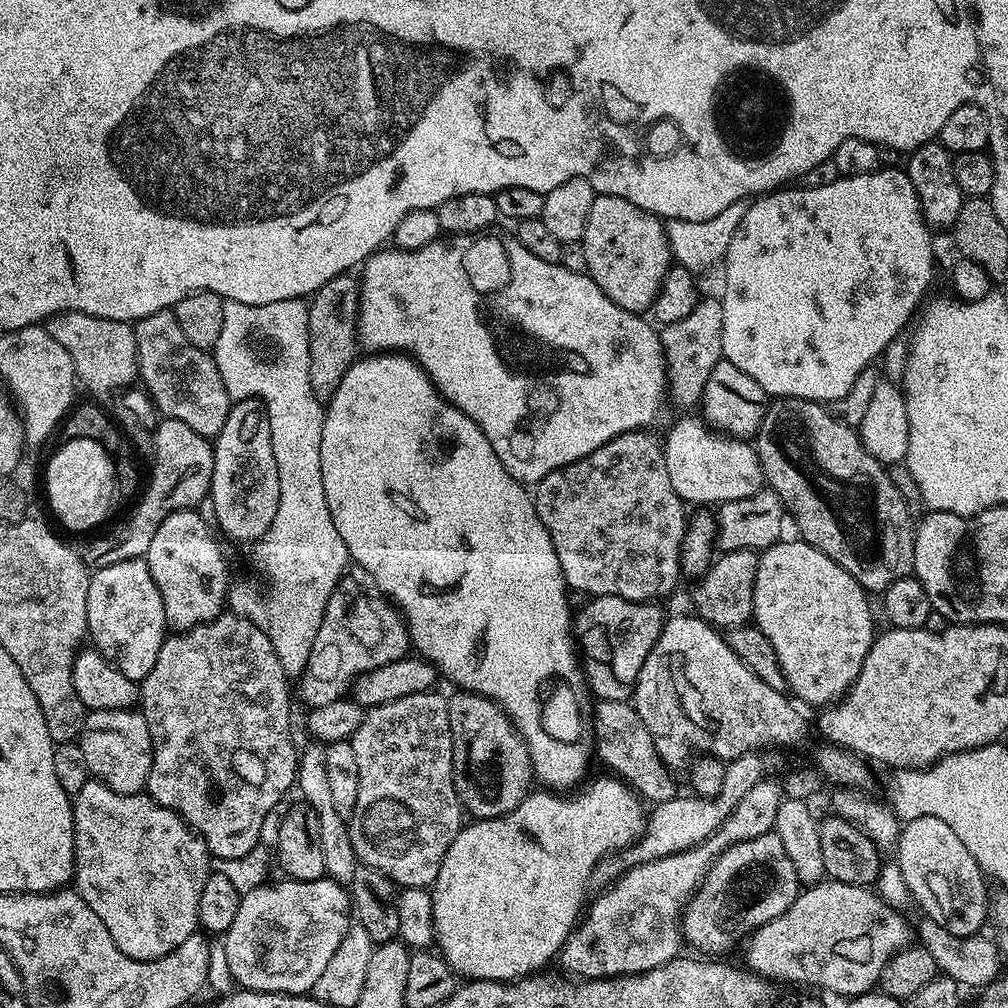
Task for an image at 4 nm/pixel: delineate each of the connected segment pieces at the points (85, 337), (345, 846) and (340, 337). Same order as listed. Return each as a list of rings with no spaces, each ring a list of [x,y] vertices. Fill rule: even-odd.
[[[59,312],[56,316],[48,317],[46,327],[55,340],[62,342],[66,354],[72,356],[76,379],[83,387],[85,384],[92,392],[115,393],[129,387],[137,379],[138,346],[131,323],[81,312]]]
[[[312,742],[298,758],[298,792],[302,795],[303,803],[308,804],[318,814],[318,834],[322,837],[322,866],[324,876],[329,880],[337,880],[339,884],[351,885],[352,875],[357,866],[354,854],[354,842],[350,842],[348,821],[338,814],[334,807],[330,781],[326,775],[326,748],[323,743]]]
[[[345,274],[330,278],[326,286],[313,292],[307,301],[310,322],[310,386],[322,402],[331,400],[338,382],[358,358],[358,329],[360,326],[360,281]]]

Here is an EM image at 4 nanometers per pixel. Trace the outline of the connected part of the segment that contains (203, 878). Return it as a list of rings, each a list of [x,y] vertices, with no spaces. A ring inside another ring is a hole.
[[[89,778],[86,786],[72,800],[72,817],[74,818],[74,846],[76,847],[76,870],[74,873],[74,888],[80,897],[102,918],[106,930],[110,930],[110,938],[114,938],[114,946],[135,960],[157,960],[173,952],[186,938],[190,938],[198,928],[198,900],[202,898],[202,886],[206,886],[210,875],[210,853],[208,843],[202,839],[199,832],[194,831],[177,812],[166,806],[158,806],[147,794],[118,794],[110,790],[101,780]]]

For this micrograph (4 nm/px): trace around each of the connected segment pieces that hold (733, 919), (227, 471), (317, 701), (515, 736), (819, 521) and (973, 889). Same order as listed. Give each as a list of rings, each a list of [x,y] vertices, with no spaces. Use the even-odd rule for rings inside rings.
[[[775,831],[762,834],[761,837],[753,838],[749,841],[738,842],[732,845],[731,848],[721,854],[717,862],[713,864],[713,868],[709,870],[708,877],[702,881],[700,888],[693,894],[692,900],[689,902],[688,907],[683,913],[683,939],[686,941],[687,947],[697,948],[697,953],[700,954],[714,954],[710,952],[728,952],[736,943],[739,945],[741,942],[747,941],[748,937],[756,932],[762,926],[766,926],[766,922],[770,922],[774,918],[778,918],[778,914],[782,914],[788,909],[795,901],[796,897],[800,895],[802,885],[798,874],[794,874],[794,865],[790,863],[790,858],[786,854],[786,846],[782,846],[782,838],[776,836]]]
[[[259,399],[237,400],[231,405],[229,417],[219,435],[214,438],[212,457],[214,458],[214,474],[212,475],[212,491],[210,504],[216,511],[214,524],[220,528],[232,540],[240,544],[251,545],[270,530],[274,522],[274,514],[278,514],[278,498],[280,497],[280,483],[278,482],[278,462],[274,462],[274,450],[276,445],[272,443],[270,434],[270,422],[268,413]]]
[[[349,567],[330,594],[324,619],[324,627],[314,642],[314,650],[310,650],[308,664],[298,678],[299,699],[309,709],[345,699],[359,676],[409,655],[408,624],[403,614],[366,570]]]
[[[463,690],[455,694],[448,696],[452,781],[463,811],[477,820],[510,814],[528,797],[534,784],[530,750],[495,700]]]
[[[793,396],[773,399],[754,437],[756,454],[767,487],[780,495],[791,519],[796,519],[799,539],[838,562],[869,593],[883,594],[898,578],[913,575],[914,513],[898,494],[891,471],[867,452],[859,431],[824,408],[823,403]]]
[[[914,818],[901,827],[894,845],[894,863],[902,870],[913,901],[927,919],[938,922],[955,936],[974,936],[985,927],[988,918],[989,881],[978,866],[974,854],[942,822],[942,818]]]

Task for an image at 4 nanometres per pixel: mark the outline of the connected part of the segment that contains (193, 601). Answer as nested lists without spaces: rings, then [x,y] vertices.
[[[185,510],[170,514],[154,530],[154,539],[146,557],[148,569],[162,594],[166,606],[166,622],[173,633],[188,632],[194,626],[205,624],[225,611],[230,581],[228,581],[228,564],[224,561],[224,552],[218,541],[212,537],[214,528],[199,516],[199,511]]]

